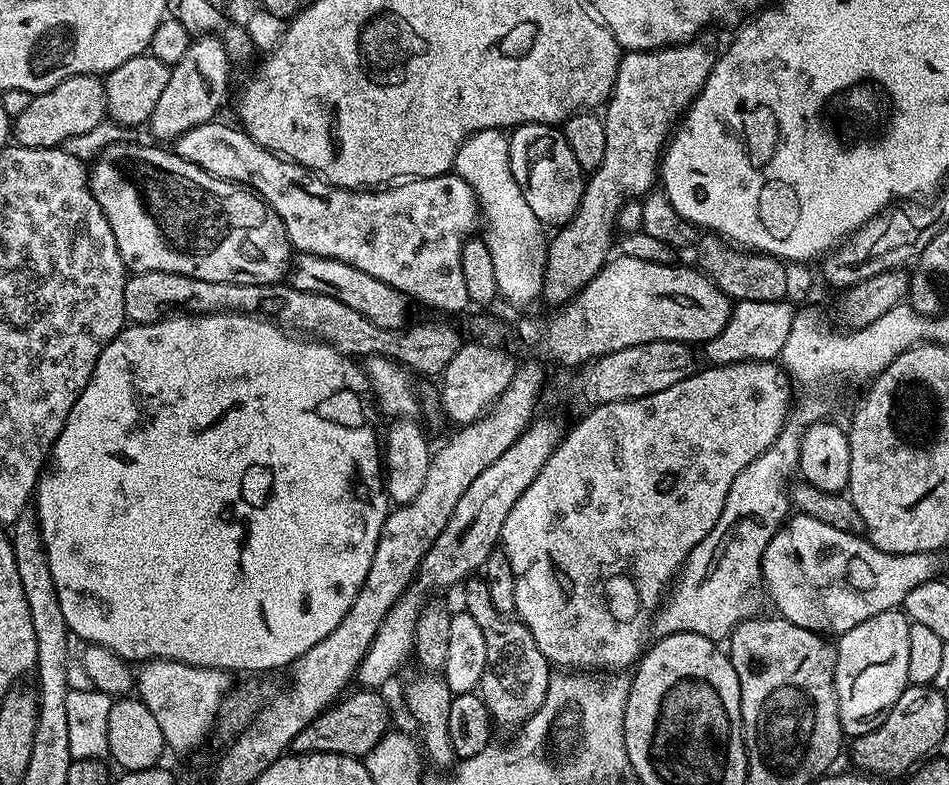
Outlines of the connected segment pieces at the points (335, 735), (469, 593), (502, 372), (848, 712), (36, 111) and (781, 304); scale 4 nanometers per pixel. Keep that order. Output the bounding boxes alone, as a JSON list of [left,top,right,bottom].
[[291,690,390,758],[462,579,549,729],[438,342,518,426],[836,611,910,738],[14,76,108,148],[702,299,796,365]]

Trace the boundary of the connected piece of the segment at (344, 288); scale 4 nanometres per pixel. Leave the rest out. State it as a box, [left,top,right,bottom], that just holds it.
[290,252,409,328]

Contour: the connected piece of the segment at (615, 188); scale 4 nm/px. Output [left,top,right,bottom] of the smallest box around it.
[543,38,717,306]

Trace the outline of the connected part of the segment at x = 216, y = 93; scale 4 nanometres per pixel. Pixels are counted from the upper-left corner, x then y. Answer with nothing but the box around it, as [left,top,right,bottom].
[147,34,230,141]

